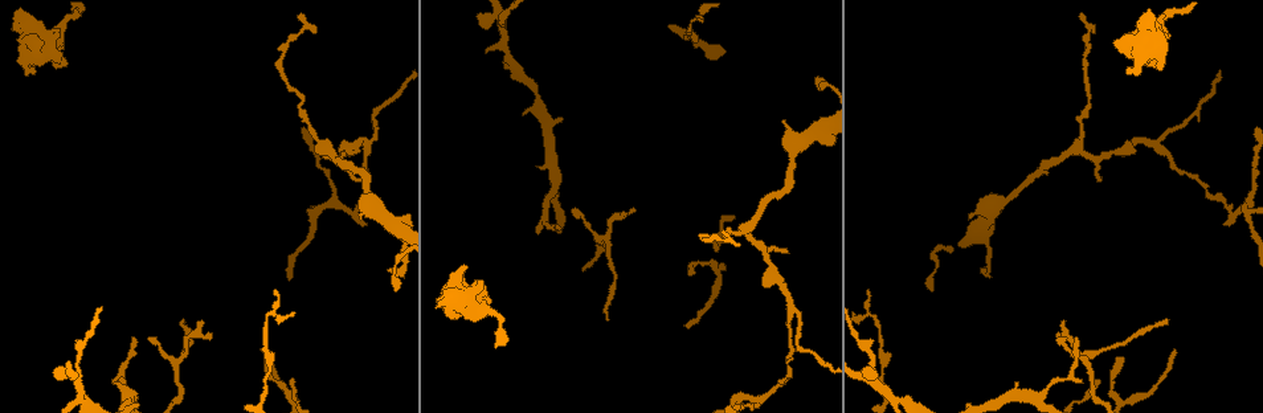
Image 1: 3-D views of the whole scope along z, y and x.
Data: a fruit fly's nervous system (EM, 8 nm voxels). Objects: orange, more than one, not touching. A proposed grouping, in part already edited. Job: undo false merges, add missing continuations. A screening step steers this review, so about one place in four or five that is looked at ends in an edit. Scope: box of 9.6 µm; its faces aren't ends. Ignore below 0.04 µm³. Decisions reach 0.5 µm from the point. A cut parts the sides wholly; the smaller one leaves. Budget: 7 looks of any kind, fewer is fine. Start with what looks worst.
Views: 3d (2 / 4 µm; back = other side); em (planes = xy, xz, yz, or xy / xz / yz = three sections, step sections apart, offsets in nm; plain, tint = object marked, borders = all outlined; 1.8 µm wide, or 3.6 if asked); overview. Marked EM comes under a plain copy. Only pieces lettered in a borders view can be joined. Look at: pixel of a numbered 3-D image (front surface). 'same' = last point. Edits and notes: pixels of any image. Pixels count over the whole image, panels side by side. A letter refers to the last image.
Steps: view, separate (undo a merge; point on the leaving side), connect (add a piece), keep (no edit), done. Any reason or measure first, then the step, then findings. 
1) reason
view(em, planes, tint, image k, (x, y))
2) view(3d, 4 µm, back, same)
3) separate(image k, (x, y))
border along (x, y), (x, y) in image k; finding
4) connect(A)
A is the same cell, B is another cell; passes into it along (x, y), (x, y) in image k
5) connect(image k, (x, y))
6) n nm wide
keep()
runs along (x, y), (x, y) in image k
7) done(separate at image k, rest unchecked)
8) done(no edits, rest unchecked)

sharp bend
view(3d, 2 µm, image 1, (866, 376))

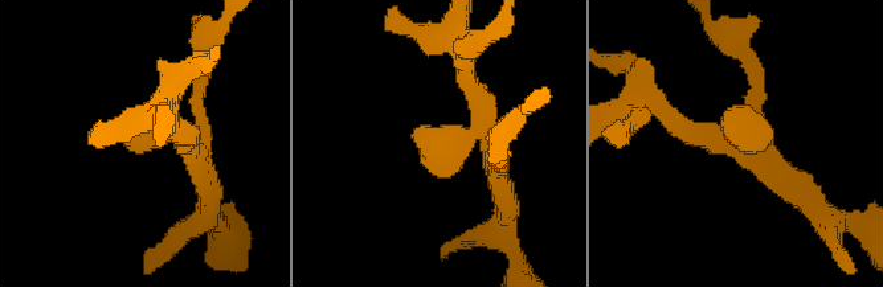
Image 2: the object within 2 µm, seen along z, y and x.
shape alone is not enough
view(em, 3.6 µm, planes, borders, image 2, (742, 133))

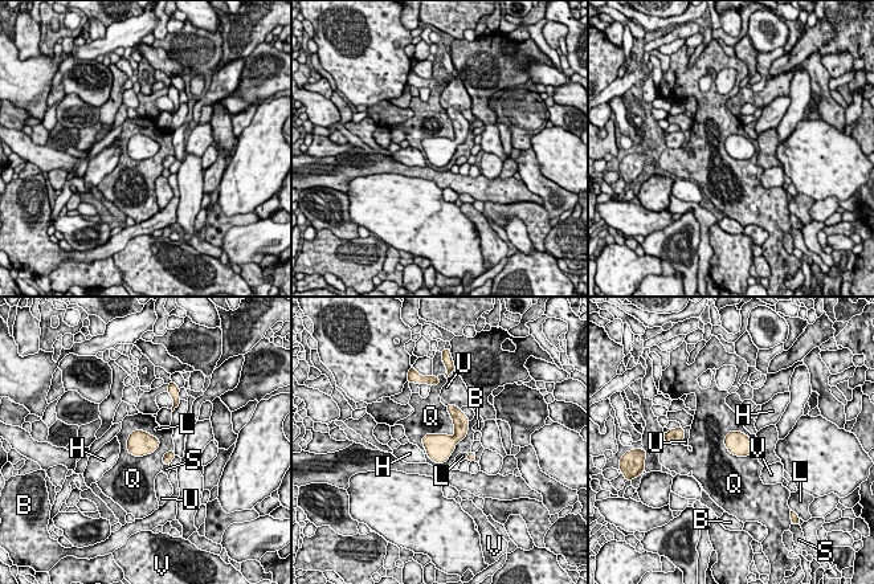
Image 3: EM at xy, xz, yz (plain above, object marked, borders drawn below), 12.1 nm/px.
keep()
B, H, L, Q, S, U and V are other cells; border along (446, 407), (436, 464) in image 3; one cell here

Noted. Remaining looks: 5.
abrupt turn
view(3d, 4 µm, image 1, (744, 228))

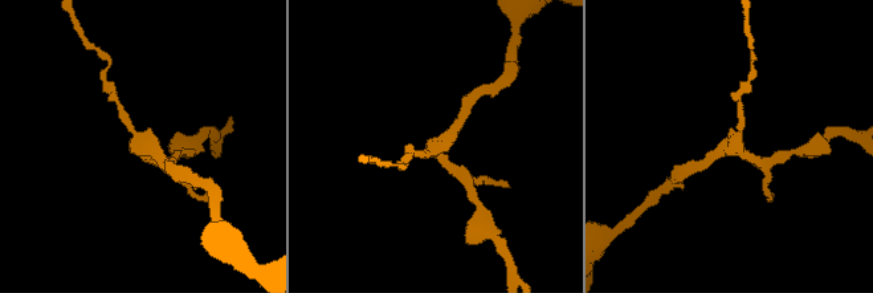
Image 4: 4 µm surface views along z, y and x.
need the tissue
view(em, planes, tint, image 4, (731, 146))

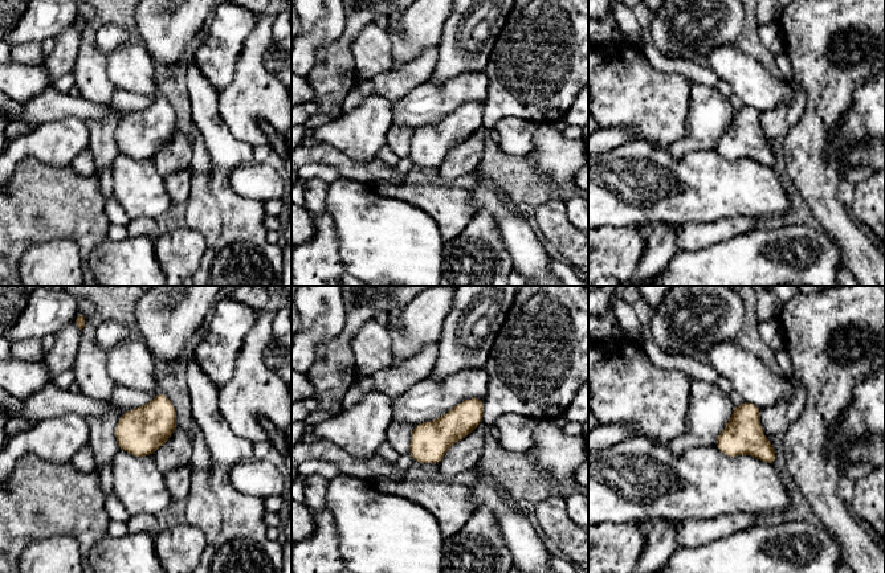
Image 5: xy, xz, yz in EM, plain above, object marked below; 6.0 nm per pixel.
what lies round it
view(em, planes, borders, same)

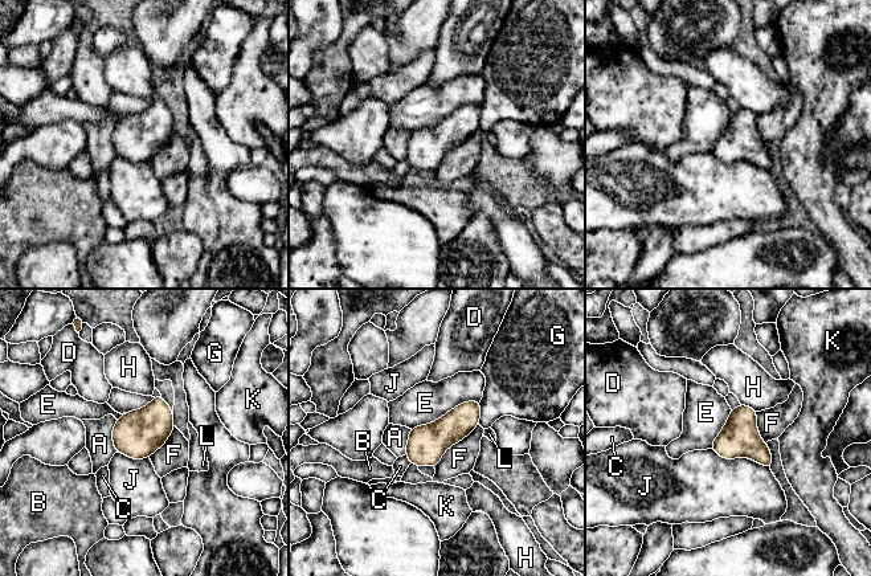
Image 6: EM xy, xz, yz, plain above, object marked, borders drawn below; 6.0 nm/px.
keep()
A, B, C, D, E, F, G, H, J, K and L are other cells; all the same cell

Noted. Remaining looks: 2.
view(em, planes, borders, image 1, (972, 216))

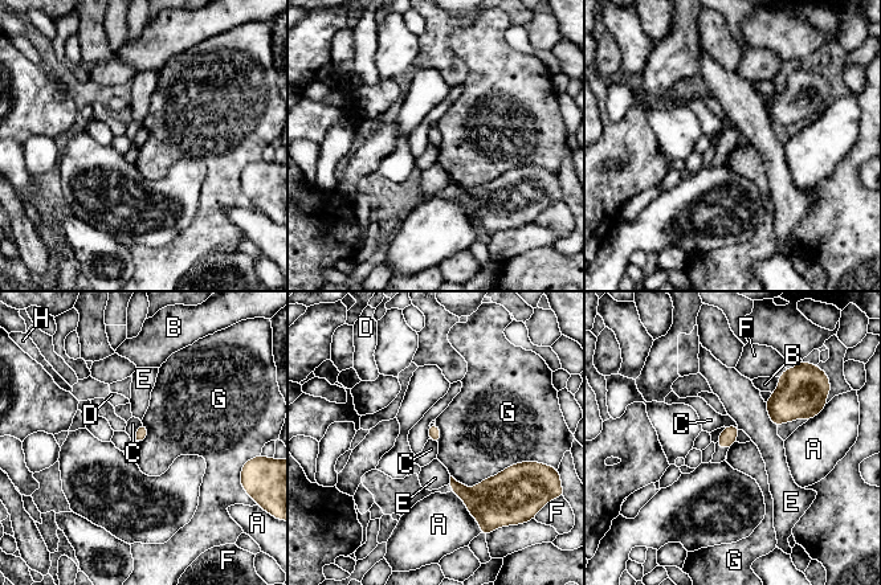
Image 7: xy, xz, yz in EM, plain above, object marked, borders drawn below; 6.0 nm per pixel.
keep()
A, B, C, D, E, F, G and H are other cells; none of them fits

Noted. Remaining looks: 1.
done(no edits, rest unchecked)

